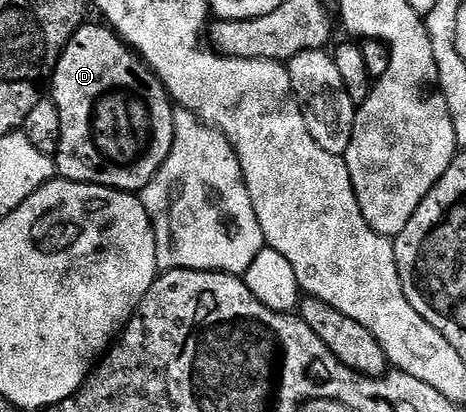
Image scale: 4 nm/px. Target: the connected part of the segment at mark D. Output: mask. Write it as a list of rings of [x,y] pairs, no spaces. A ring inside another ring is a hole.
[[[84,22],[83,26],[77,29],[77,33],[73,33],[69,45],[63,50],[61,57],[57,61],[57,69],[52,75],[49,84],[50,98],[54,99],[57,109],[61,113],[61,145],[53,158],[58,174],[69,181],[74,183],[96,183],[102,187],[113,187],[116,191],[139,193],[149,185],[149,181],[153,181],[153,177],[161,169],[165,157],[169,157],[169,149],[173,145],[173,137],[175,136],[173,100],[168,95],[167,90],[164,89],[161,80],[156,77],[155,72],[110,27],[102,22],[99,22],[100,24],[91,22]]]

